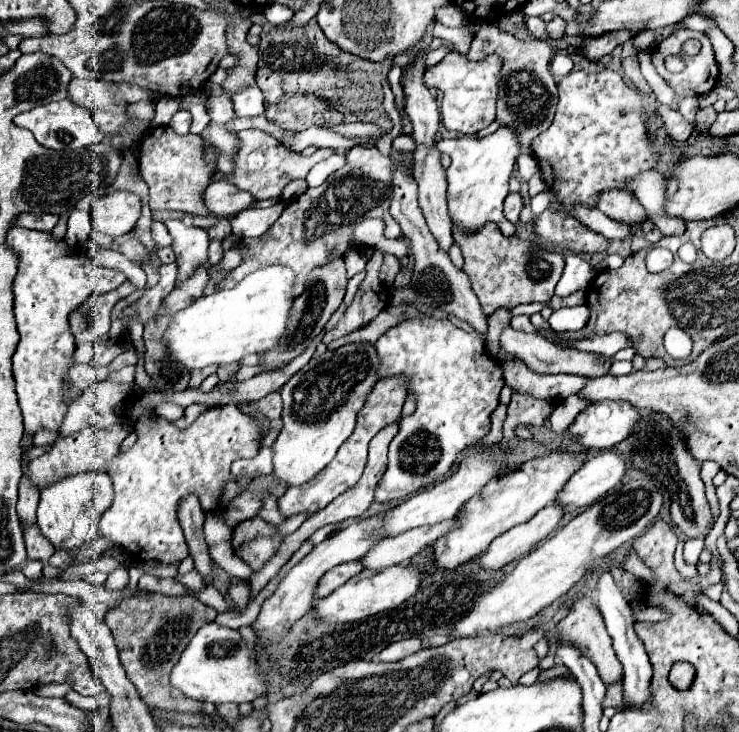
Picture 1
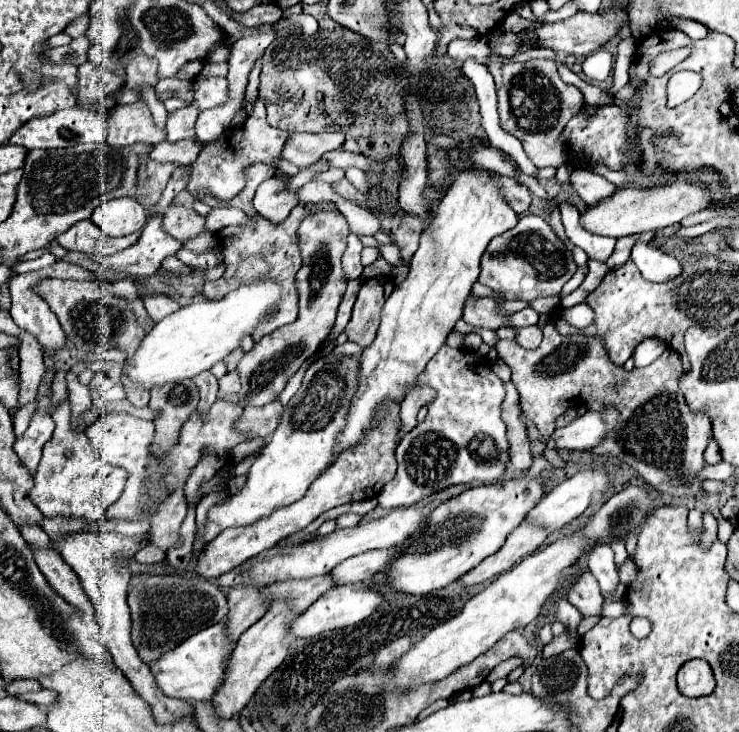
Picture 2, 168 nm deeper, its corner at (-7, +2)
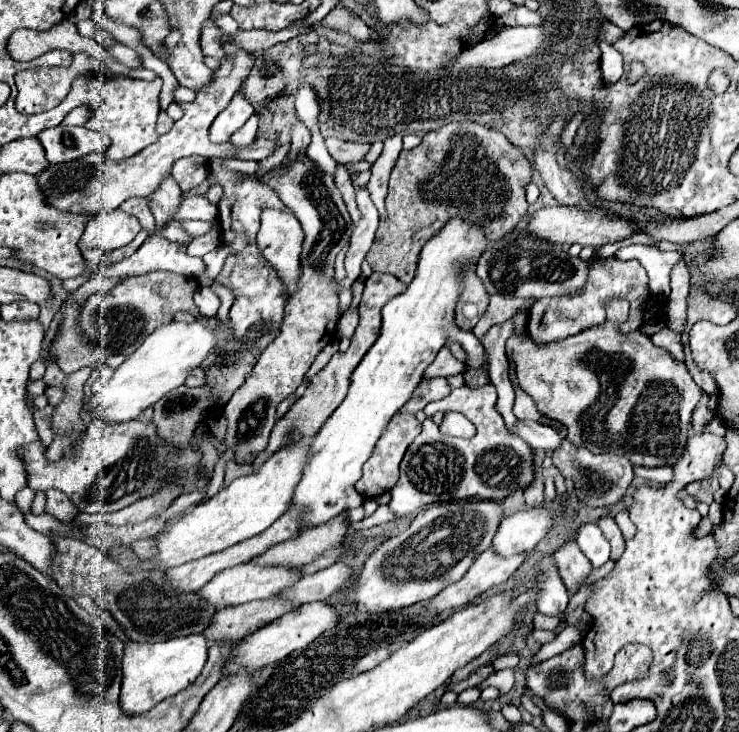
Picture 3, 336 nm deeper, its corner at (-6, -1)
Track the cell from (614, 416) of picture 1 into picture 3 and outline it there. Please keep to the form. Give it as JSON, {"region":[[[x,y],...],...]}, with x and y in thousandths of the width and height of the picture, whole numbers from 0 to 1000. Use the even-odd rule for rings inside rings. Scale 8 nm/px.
{"region":[[[700,574],[689,590],[700,598],[708,598],[708,604],[713,604],[721,615],[751,615],[762,601],[754,587],[721,574]]]}

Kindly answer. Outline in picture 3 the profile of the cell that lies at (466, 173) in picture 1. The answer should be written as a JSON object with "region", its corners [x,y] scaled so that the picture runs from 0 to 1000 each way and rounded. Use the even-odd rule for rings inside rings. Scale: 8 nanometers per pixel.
{"region":[[[621,298],[608,301],[605,309],[572,336],[562,383],[553,388],[551,399],[521,415],[516,459],[480,503],[467,546],[421,604],[410,653],[399,664],[394,683],[394,694],[405,697],[407,721],[432,719],[453,708],[459,699],[491,689],[491,678],[480,669],[488,637],[502,623],[507,604],[524,585],[526,574],[556,544],[559,533],[572,519],[575,503],[586,495],[605,464],[616,464],[627,473],[635,503],[648,508],[656,505],[656,478],[645,459],[616,445],[616,415],[624,399],[621,380],[624,372],[635,366],[635,361],[621,361],[618,355],[645,355],[656,339],[659,325],[654,311],[635,309]]]}

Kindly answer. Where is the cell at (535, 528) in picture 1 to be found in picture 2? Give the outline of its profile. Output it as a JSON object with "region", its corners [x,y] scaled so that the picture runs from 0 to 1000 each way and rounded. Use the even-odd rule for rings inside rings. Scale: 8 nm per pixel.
{"region":[[[706,714],[687,731],[685,742],[668,758],[658,761],[647,775],[633,780],[622,794],[628,799],[644,799],[668,791],[685,783],[687,777],[693,777],[706,761],[723,755],[736,739],[739,739],[736,720],[720,720],[720,714]]]}

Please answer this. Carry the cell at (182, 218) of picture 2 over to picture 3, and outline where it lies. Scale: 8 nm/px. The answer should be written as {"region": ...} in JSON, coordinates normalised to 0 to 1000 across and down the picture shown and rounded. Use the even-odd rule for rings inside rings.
{"region":[[[229,238],[215,251],[215,260],[202,265],[199,273],[202,273],[202,284],[212,301],[212,311],[221,311],[223,303],[231,301],[231,292],[240,287],[240,281],[245,276],[245,257]]]}

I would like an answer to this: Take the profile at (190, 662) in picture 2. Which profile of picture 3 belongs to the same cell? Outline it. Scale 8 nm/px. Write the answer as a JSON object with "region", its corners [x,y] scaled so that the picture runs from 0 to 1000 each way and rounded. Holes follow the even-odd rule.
{"region":[[[275,866],[231,872],[221,877],[172,877],[166,893],[166,934],[161,964],[172,978],[196,975],[218,956],[237,951],[267,929],[280,904],[280,874]]]}

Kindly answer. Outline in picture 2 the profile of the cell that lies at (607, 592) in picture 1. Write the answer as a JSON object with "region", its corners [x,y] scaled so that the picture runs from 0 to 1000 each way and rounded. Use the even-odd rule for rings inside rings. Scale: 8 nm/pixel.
{"region":[[[823,742],[806,745],[796,758],[796,777],[809,791],[809,799],[815,805],[815,813],[820,821],[828,821],[828,810],[839,796],[836,777],[831,772],[831,755]]]}

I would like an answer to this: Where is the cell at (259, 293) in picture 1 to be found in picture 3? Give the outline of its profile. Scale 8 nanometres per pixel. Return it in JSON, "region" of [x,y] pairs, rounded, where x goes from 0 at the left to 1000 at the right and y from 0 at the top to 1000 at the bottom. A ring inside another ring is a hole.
{"region":[[[269,434],[258,443],[231,440],[231,443],[212,448],[156,505],[153,516],[145,522],[139,533],[139,541],[131,541],[131,530],[126,533],[126,541],[118,546],[120,560],[126,560],[126,571],[137,577],[185,574],[215,544],[221,544],[234,530],[245,527],[250,516],[256,514],[256,508],[275,495],[275,489],[283,484],[286,475],[291,475],[291,470],[294,470],[291,451]]]}

